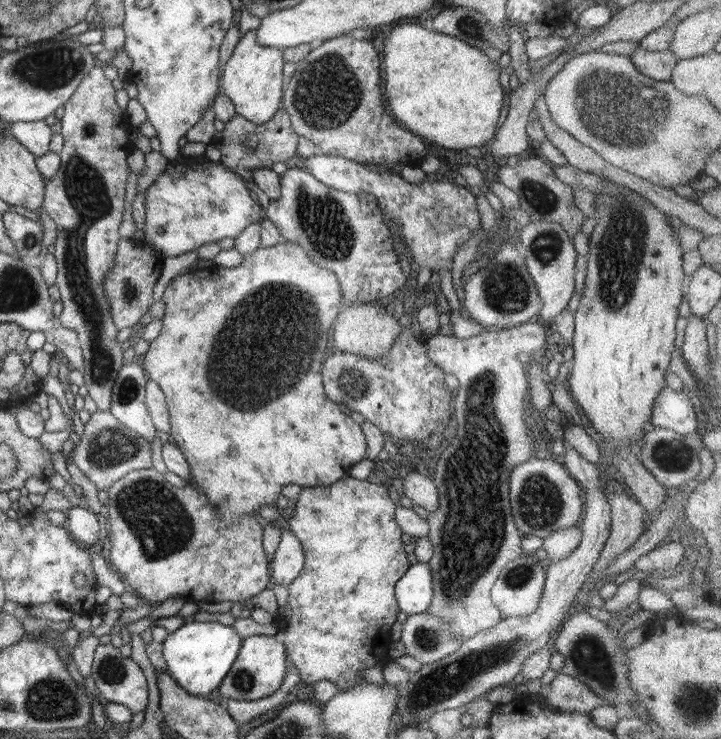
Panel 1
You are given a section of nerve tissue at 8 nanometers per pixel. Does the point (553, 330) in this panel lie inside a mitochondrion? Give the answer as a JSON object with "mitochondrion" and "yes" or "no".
{"mitochondrion":"no"}

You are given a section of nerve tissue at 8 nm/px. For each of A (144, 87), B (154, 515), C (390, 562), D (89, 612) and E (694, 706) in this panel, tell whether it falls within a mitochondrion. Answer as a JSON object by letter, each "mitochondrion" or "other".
{"A":"other","B":"mitochondrion","C":"other","D":"other","E":"mitochondrion"}

